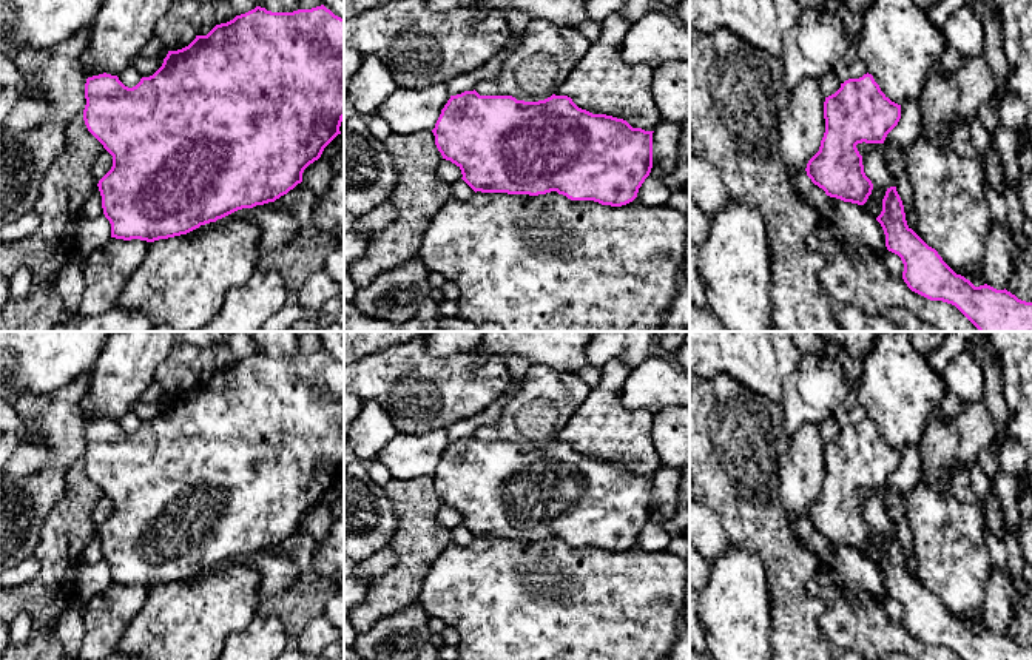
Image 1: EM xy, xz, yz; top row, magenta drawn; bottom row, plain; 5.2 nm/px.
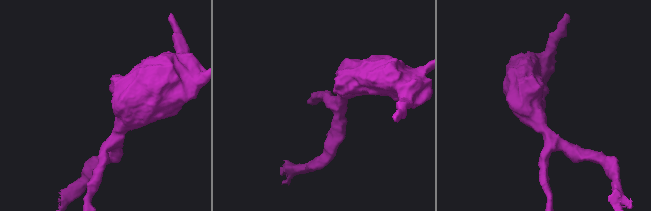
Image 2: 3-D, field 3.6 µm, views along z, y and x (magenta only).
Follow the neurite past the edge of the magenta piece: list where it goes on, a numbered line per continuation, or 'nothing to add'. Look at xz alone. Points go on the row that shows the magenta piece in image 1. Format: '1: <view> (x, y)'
nothing to add

